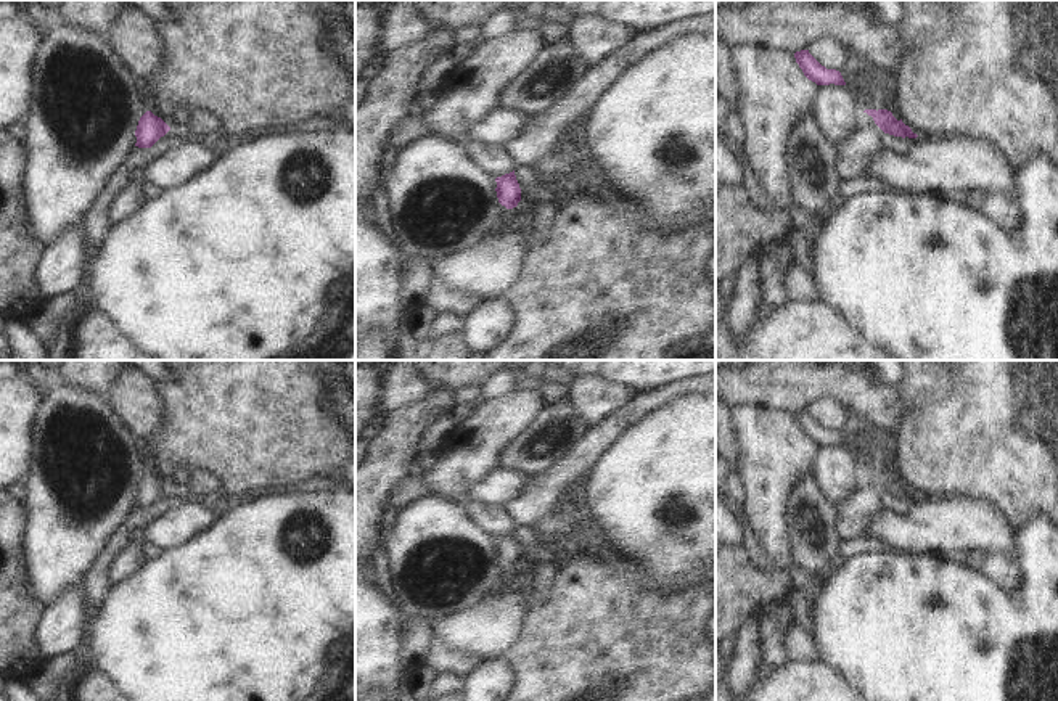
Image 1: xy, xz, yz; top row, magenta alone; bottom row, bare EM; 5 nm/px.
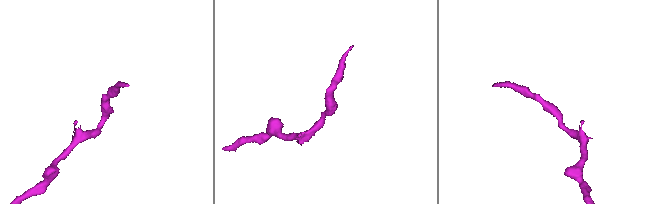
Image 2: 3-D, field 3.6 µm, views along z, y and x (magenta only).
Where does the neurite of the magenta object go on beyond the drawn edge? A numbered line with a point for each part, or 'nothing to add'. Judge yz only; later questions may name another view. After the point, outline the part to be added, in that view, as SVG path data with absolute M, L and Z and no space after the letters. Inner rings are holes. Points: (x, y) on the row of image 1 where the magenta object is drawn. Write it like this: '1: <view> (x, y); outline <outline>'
nothing to add

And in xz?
nothing to add

